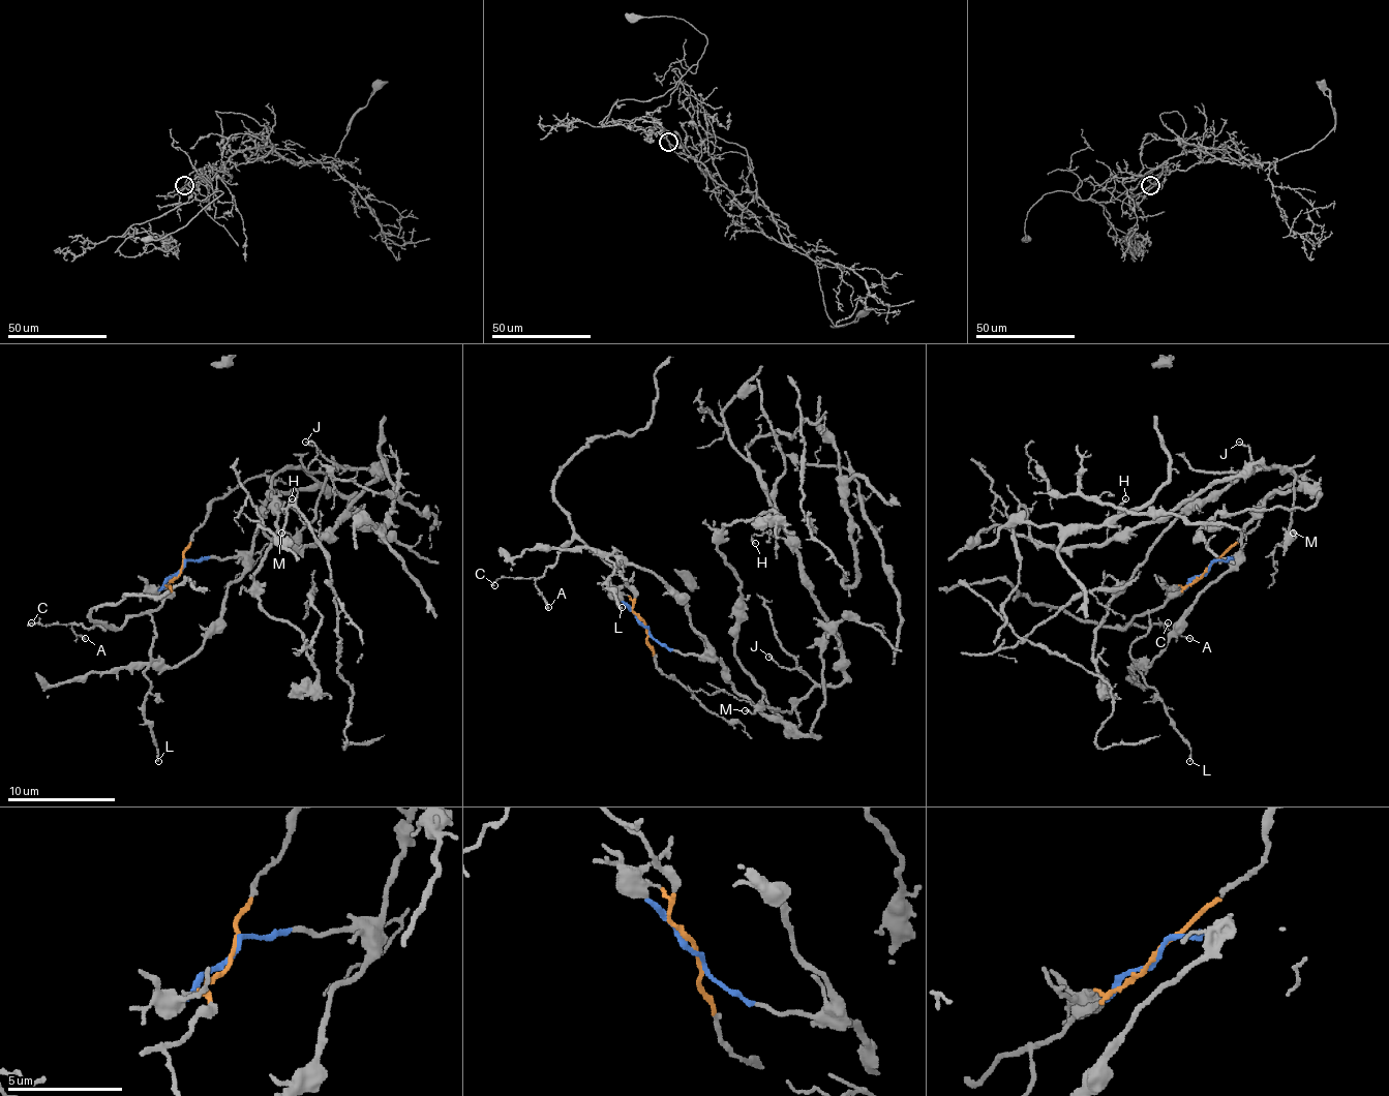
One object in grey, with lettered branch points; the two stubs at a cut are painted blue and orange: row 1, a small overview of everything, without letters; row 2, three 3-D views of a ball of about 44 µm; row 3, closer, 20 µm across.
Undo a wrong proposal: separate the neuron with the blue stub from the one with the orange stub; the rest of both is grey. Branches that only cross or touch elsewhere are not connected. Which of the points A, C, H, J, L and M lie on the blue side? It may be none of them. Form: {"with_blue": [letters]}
{"with_blue": ["H", "J", "M"]}

